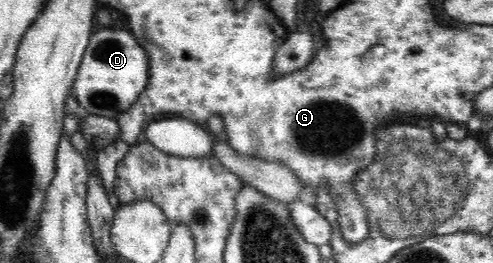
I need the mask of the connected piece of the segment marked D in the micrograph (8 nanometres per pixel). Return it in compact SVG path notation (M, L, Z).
M104 26L91 35L71 93L75 94L73 97L77 97L77 103L90 114L117 121L121 111L127 112L127 108L131 108L139 100L139 96L147 88L147 80L149 80L147 49L141 46L137 37L131 31L125 30L125 27Z

